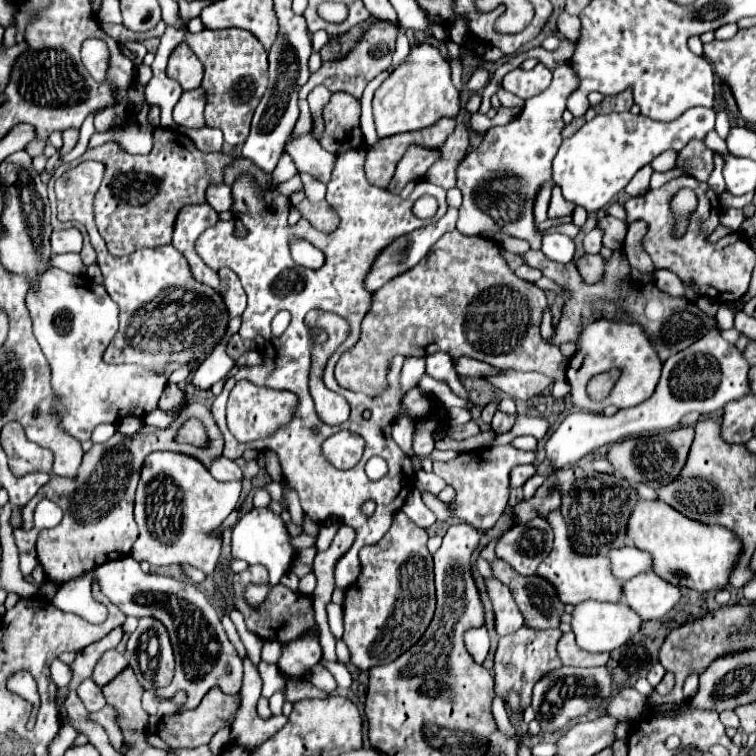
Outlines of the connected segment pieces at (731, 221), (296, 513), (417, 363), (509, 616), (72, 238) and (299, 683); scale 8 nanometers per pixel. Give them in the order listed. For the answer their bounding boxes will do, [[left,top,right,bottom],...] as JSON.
[[721,208,745,230],[281,482,305,526],[401,358,426,392],[485,580,523,636],[51,228,83,254],[287,678,327,702]]

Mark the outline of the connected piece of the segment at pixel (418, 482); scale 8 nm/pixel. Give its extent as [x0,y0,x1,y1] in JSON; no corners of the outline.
[415,470,447,496]

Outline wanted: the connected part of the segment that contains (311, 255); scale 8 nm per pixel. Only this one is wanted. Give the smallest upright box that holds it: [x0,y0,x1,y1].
[291,240,323,268]

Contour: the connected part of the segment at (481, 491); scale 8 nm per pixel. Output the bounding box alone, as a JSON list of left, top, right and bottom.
[433,446,535,530]

